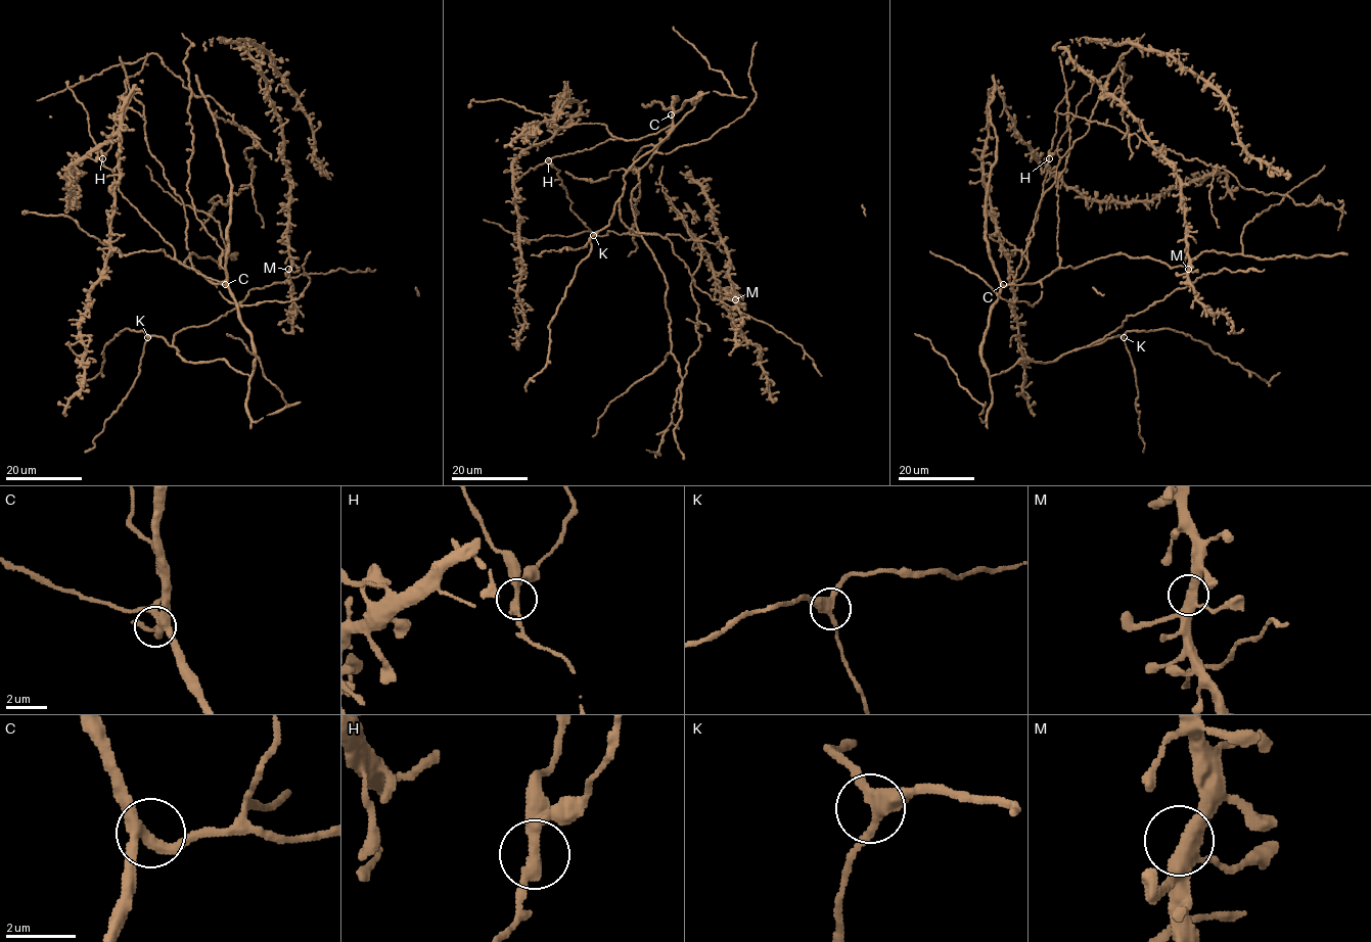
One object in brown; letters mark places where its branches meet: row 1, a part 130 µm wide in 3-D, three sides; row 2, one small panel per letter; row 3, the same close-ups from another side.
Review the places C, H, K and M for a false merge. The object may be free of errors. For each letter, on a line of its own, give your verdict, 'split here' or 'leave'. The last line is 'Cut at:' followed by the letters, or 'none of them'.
C: leave
H: split here
K: leave
M: leave
Cut at: H

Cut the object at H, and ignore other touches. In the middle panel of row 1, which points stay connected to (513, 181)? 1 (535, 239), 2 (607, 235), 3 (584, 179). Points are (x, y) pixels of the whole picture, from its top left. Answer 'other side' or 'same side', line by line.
1: other side
2: other side
3: same side

